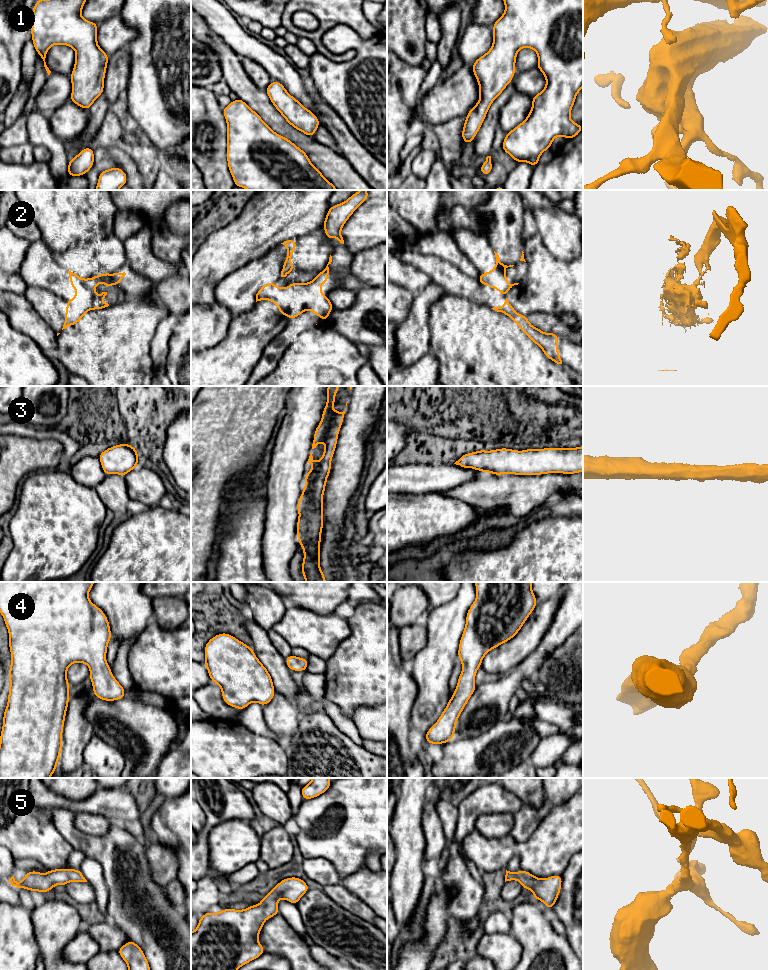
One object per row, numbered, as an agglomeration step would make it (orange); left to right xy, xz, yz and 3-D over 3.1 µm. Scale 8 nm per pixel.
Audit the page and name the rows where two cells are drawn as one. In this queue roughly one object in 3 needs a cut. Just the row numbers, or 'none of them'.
2

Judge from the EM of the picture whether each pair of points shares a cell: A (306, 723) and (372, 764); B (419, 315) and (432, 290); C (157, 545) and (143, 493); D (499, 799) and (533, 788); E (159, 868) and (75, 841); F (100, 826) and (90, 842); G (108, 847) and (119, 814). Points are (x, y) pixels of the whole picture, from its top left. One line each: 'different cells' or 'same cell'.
A: same cell
B: same cell
C: different cells
D: different cells
E: different cells
F: different cells
G: different cells

